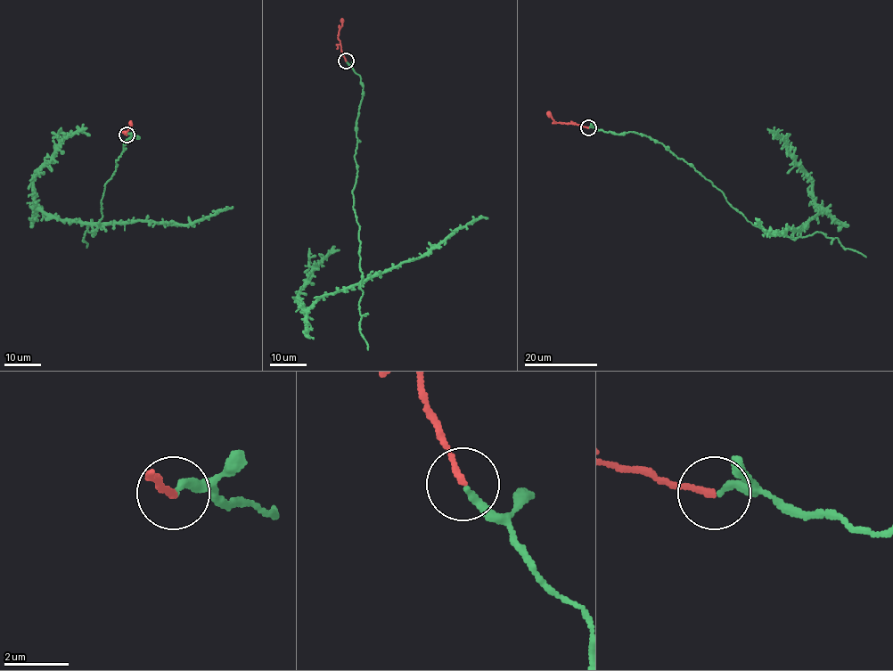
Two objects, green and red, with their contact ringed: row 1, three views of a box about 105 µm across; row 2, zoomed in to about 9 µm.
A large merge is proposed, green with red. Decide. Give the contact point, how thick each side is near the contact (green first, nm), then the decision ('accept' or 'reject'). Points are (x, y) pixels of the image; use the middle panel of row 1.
at (346, 61); 240 nm thick on the green side, 200 nm on the other; accept

